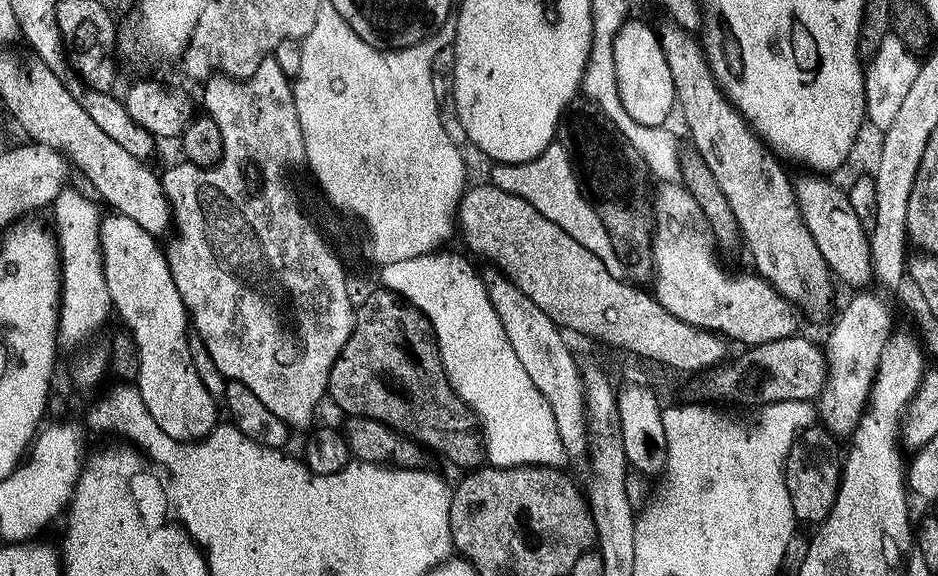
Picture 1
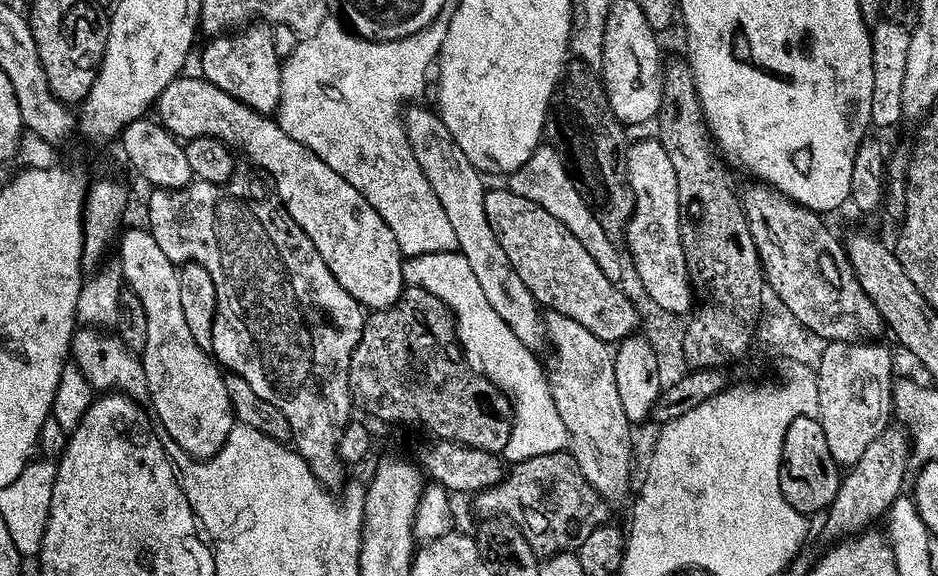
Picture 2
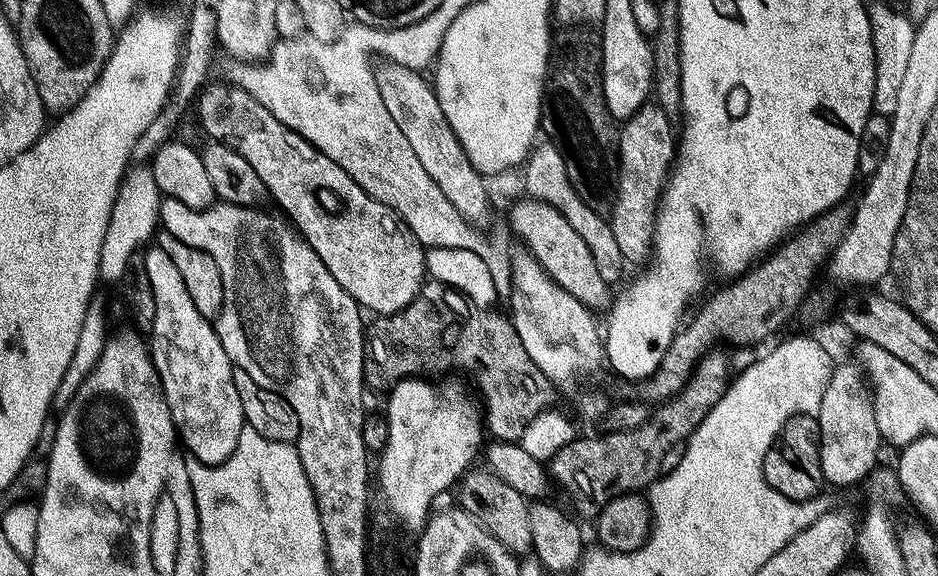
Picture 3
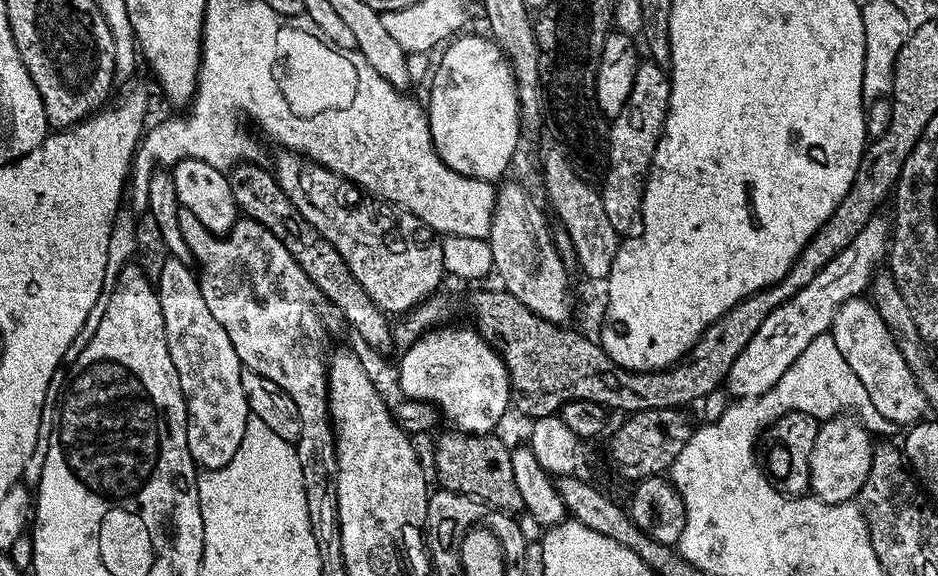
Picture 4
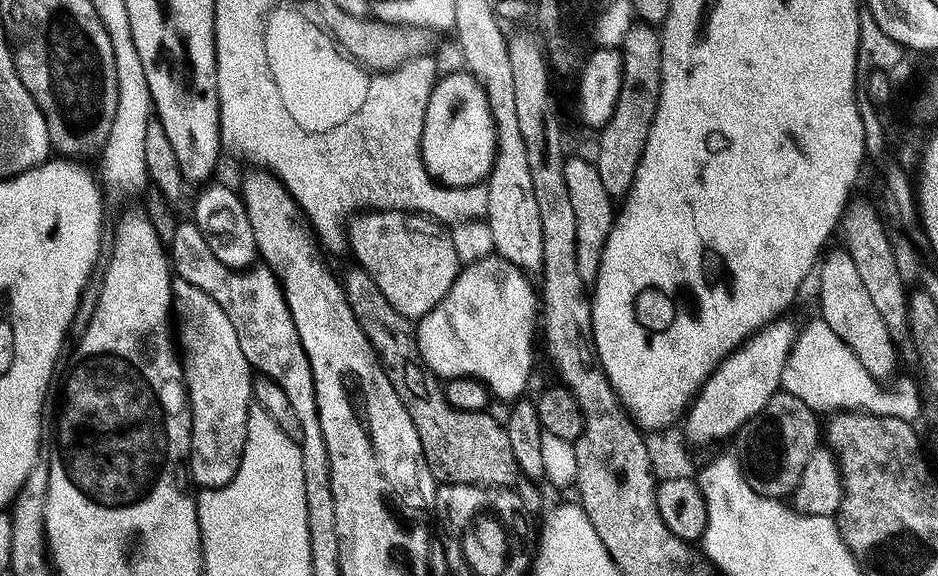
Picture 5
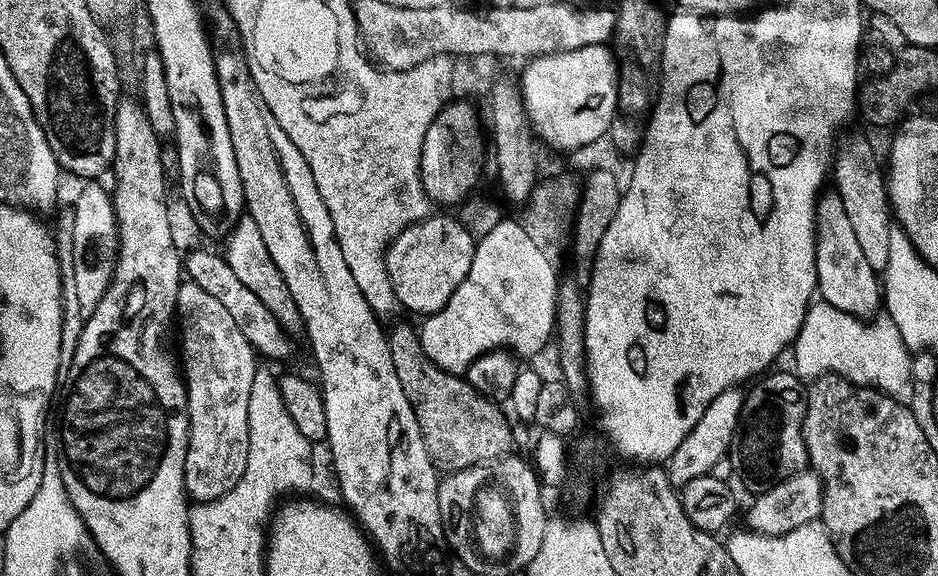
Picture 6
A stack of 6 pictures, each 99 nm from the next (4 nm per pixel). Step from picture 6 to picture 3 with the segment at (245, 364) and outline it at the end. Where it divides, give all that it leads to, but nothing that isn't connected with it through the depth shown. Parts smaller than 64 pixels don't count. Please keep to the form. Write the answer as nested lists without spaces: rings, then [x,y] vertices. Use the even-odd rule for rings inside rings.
[[[152,246],[143,256],[142,267],[154,294],[150,351],[164,397],[170,406],[179,443],[189,453],[192,451],[201,460],[201,465],[221,464],[236,451],[240,432],[246,426],[242,398],[238,398],[238,386],[234,386],[232,359],[226,350],[222,350],[222,342],[213,323],[198,314],[194,302],[190,302],[182,274],[178,274],[170,254]]]

